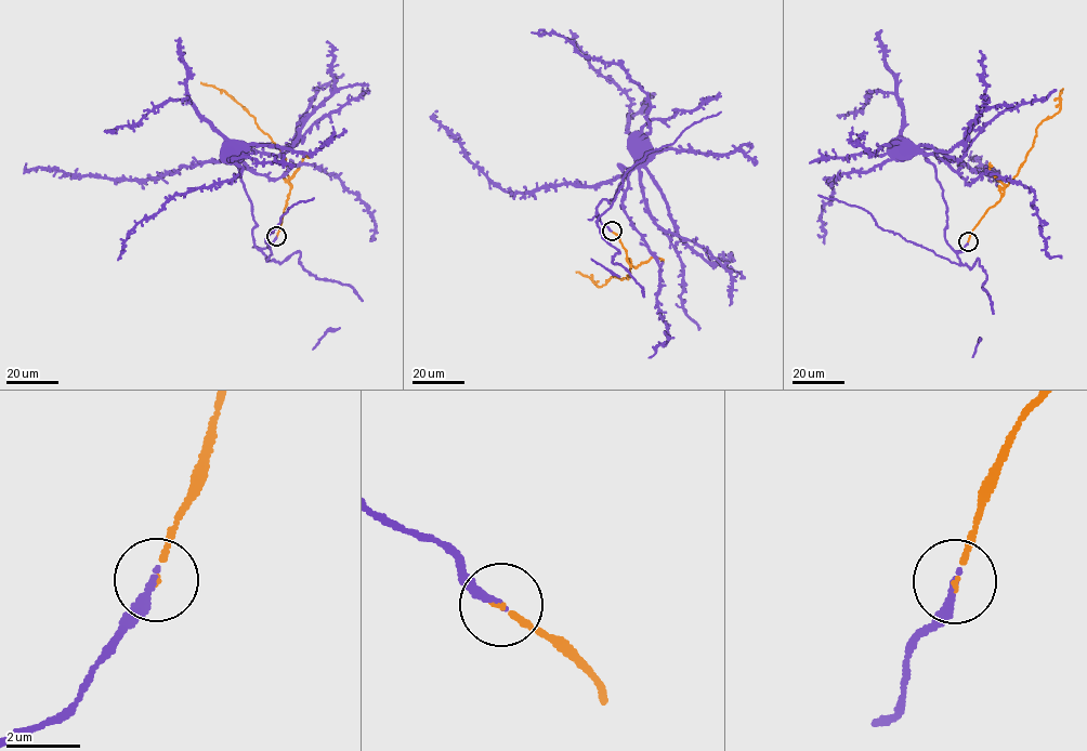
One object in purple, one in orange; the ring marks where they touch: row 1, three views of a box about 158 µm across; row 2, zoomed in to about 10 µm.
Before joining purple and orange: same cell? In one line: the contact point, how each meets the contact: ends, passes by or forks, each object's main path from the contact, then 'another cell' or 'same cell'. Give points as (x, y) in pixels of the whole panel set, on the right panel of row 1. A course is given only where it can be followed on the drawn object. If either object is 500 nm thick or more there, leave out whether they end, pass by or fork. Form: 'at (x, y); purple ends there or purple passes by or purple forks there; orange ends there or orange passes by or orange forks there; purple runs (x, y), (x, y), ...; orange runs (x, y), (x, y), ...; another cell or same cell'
at (968, 241); purple ends there; orange ends there; purple runs (968, 241), (963, 251), (954, 251), (945, 237), (946, 203), (935, 169), (909, 142), (900, 141); orange runs (968, 241), (973, 227), (999, 200), (1004, 188), (1017, 174), (1034, 142), (1036, 128), (1059, 113), (1063, 89); same cell

